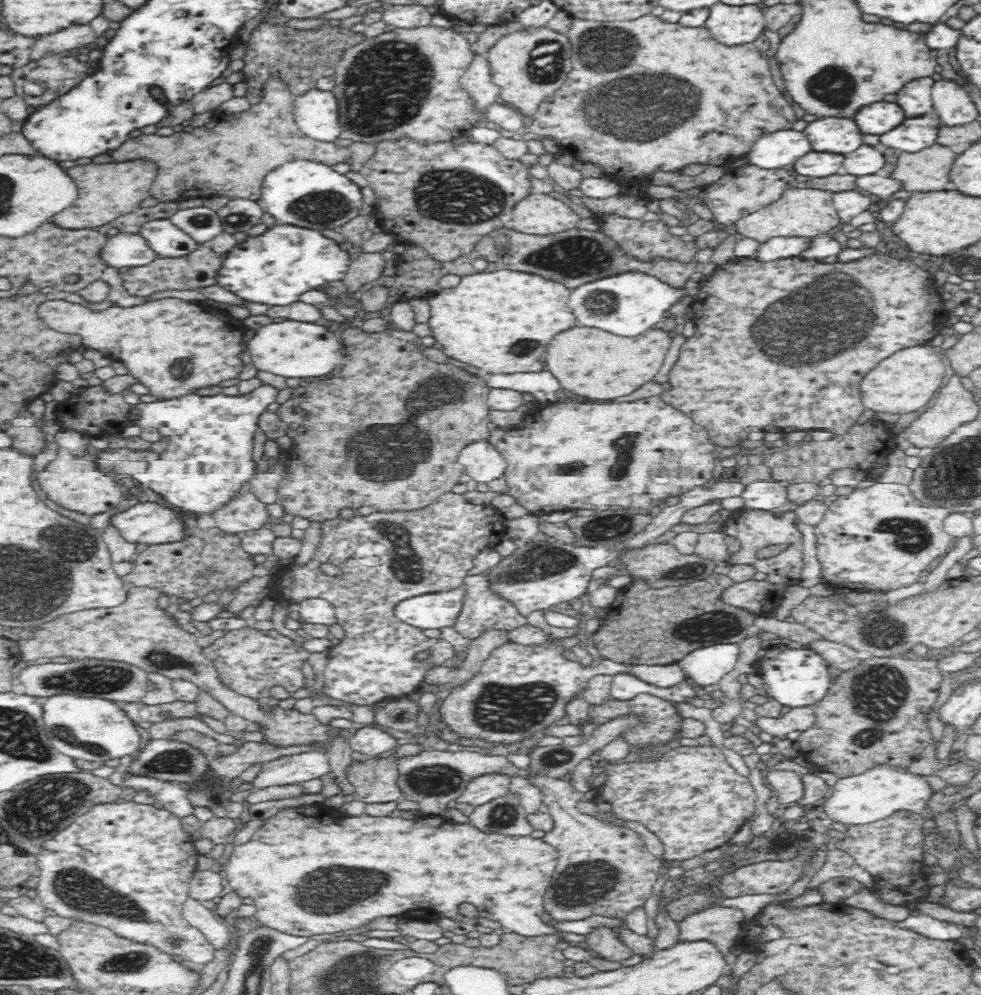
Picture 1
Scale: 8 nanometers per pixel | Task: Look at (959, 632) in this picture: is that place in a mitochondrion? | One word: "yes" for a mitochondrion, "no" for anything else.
no

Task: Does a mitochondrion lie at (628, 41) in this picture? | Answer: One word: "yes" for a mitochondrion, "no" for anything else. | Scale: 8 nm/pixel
yes

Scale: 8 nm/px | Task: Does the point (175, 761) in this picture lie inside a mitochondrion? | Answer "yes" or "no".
yes

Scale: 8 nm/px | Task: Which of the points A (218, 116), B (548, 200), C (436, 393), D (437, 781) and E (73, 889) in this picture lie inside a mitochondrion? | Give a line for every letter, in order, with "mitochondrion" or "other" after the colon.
A: other
B: other
C: mitochondrion
D: mitochondrion
E: mitochondrion

